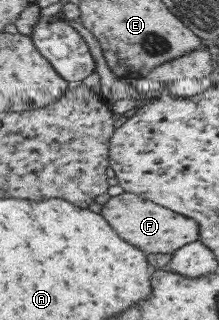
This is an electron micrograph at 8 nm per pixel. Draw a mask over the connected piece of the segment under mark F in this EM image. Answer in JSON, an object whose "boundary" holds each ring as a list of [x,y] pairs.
{"boundary":[[[122,192],[110,196],[101,205],[99,214],[106,219],[106,223],[110,223],[110,227],[120,235],[120,239],[146,253],[171,254],[182,245],[196,241],[199,236],[198,224],[193,219],[174,213],[136,194]]]}

